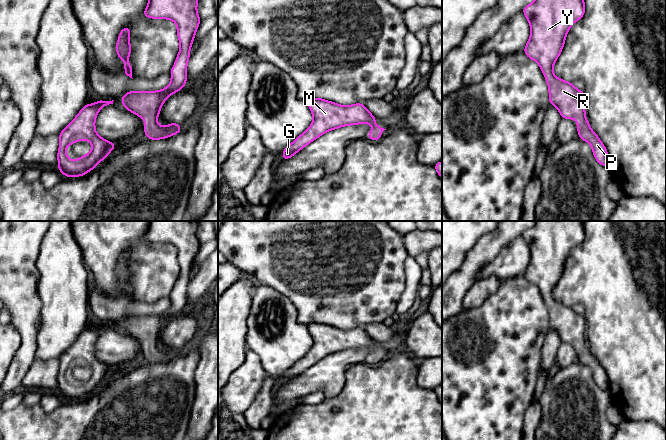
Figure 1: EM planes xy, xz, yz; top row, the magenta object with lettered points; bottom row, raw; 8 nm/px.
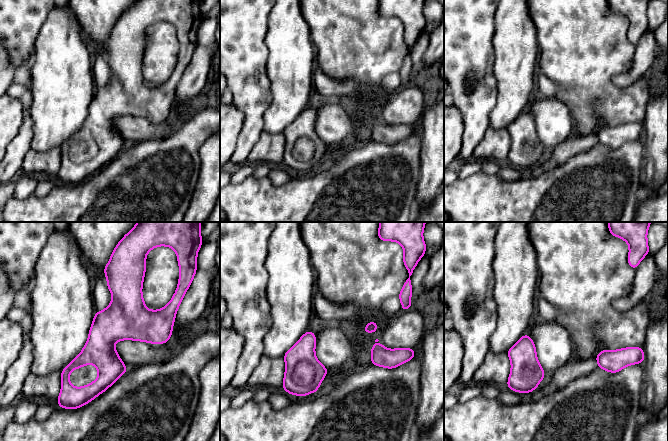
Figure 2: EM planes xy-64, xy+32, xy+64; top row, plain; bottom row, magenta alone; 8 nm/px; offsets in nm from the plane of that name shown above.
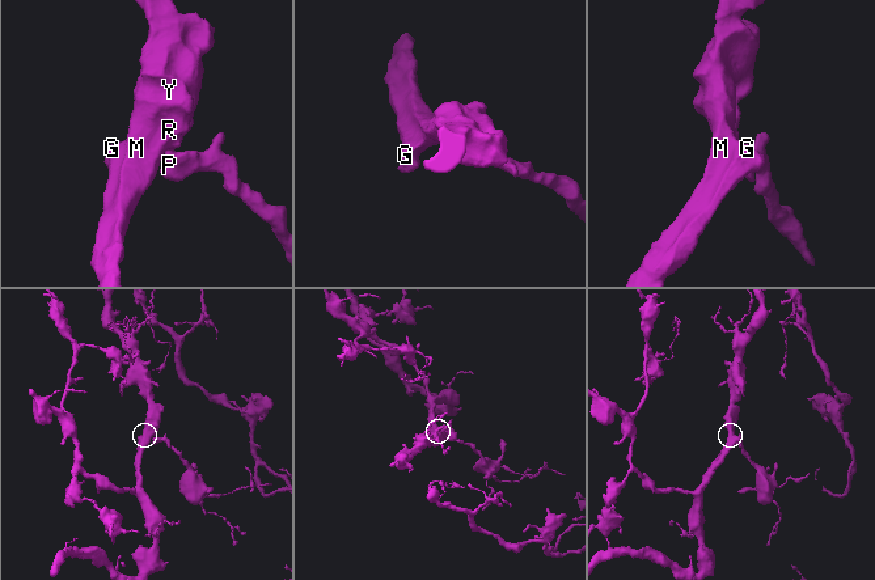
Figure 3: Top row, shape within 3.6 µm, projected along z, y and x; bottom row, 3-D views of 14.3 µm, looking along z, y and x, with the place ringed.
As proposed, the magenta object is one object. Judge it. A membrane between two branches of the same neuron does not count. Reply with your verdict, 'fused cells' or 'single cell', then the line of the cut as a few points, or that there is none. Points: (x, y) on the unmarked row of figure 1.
single cell; cut none

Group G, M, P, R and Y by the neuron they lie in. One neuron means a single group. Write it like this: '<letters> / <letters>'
G M P R Y

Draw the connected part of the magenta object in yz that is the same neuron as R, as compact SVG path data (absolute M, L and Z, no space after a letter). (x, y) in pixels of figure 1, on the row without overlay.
M535 221L535 225L522 233L530 247L530 262L524 272L526 280L538 287L549 313L549 327L554 329L564 343L577 345L578 361L588 366L596 385L609 391L609 380L606 371L597 358L590 352L585 342L585 316L578 314L572 307L557 302L553 297L553 290L564 271L565 262L573 247L583 242L585 228L583 221Z

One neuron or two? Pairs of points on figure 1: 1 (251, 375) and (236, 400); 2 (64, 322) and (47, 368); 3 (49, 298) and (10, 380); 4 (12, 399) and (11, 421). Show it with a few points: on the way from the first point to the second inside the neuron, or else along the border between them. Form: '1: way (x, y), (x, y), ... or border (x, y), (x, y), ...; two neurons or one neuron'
1: way (246, 381), (238, 394); one neuron
2: border (35, 358), (58, 360); two neurons
3: border (38, 294), (40, 301), (40, 325), (35, 340); two neurons
4: border (20, 402), (10, 410); two neurons

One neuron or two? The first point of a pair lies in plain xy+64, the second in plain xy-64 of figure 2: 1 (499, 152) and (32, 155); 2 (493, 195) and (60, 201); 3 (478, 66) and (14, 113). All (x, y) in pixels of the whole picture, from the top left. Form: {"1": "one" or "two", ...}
{"1": "one", "2": "one", "3": "two"}

